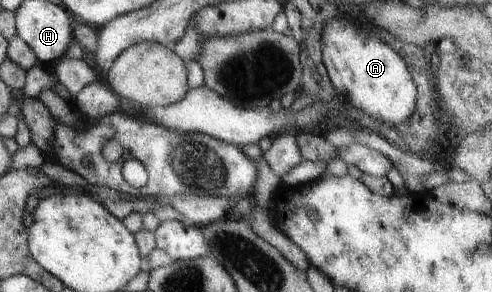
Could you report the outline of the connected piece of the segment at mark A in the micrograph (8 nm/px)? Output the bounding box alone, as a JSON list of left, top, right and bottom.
[321,18,415,126]

